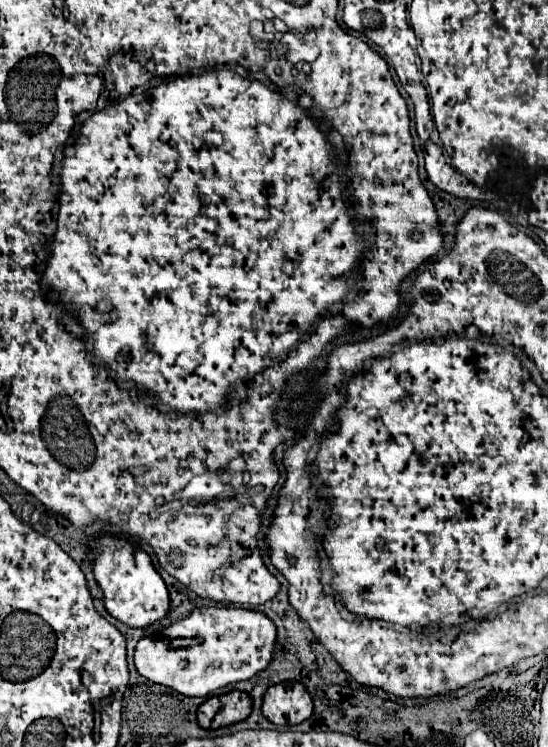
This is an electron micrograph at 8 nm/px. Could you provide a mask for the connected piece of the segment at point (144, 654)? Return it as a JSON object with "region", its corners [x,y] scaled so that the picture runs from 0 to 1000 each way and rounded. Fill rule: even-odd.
{"region":[[[365,813],[343,826],[318,831],[292,845],[292,853],[263,850],[248,861],[248,898],[277,914],[303,917],[339,933],[376,933],[380,928],[431,912],[445,912],[482,898],[504,863],[500,834],[471,818],[434,813]],[[336,853],[369,853],[363,863],[314,869],[307,858]]]}

